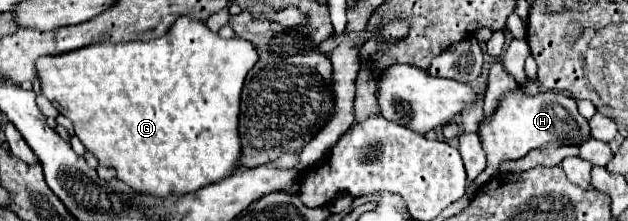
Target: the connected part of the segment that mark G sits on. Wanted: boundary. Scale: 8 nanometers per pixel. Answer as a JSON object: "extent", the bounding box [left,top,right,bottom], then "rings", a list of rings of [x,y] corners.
{"extent":[37,18,257,198],"rings":[[[177,18],[175,24],[169,28],[169,32],[157,40],[149,40],[149,42],[101,42],[101,44],[93,44],[93,46],[85,46],[81,50],[73,50],[69,54],[59,54],[59,56],[45,56],[37,60],[37,74],[41,80],[41,92],[45,94],[45,98],[49,98],[49,102],[63,114],[67,116],[73,126],[75,126],[75,134],[77,138],[83,142],[83,146],[87,148],[87,152],[91,152],[101,166],[109,166],[109,168],[117,168],[117,180],[125,182],[127,186],[131,186],[137,194],[151,194],[155,198],[169,198],[169,196],[185,196],[185,194],[193,194],[209,184],[215,184],[227,176],[231,176],[233,172],[239,170],[239,158],[241,158],[241,140],[239,140],[239,104],[241,104],[241,90],[243,90],[243,82],[245,76],[249,72],[249,68],[257,62],[257,52],[253,48],[253,44],[245,42],[243,38],[231,38],[225,40],[219,34],[211,32],[207,28],[205,22],[201,20],[193,20],[193,18]]]}

